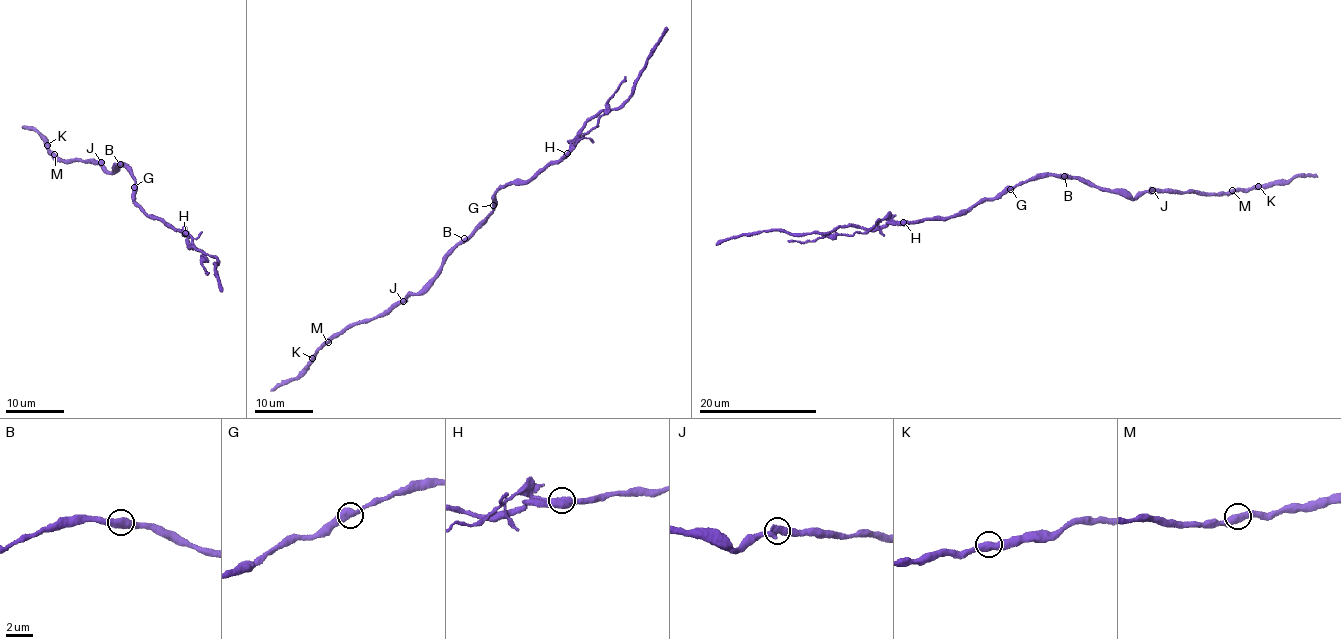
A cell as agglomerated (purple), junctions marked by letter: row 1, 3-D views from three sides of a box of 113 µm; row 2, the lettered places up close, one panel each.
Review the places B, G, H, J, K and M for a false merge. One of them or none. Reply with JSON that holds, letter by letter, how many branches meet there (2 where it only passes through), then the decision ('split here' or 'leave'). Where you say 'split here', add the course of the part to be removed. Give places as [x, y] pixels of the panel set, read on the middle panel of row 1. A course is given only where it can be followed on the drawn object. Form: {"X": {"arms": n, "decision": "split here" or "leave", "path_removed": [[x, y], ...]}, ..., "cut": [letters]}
{"B": {"arms": 2, "decision": "leave"}, "G": {"arms": 2, "decision": "leave"}, "H": {"arms": 2, "decision": "split here", "path_removed": [[567, 153], [569, 145], [597, 126], [598, 118], [606, 111], [606, 102], [625, 76]]}, "J": {"arms": 2, "decision": "leave"}, "K": {"arms": 2, "decision": "leave"}, "M": {"arms": 2, "decision": "leave"}, "cut": ["H"]}

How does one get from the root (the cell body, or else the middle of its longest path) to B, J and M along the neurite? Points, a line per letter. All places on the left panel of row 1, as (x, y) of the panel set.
B: (134, 181), (126, 167), (120, 164)
J: (134, 181), (120, 162), (116, 167), (119, 168), (115, 165), (111, 172), (104, 170), (101, 162)
M: (134, 181), (120, 162), (119, 168), (115, 165), (111, 172), (103, 171), (90, 159), (66, 162), (54, 154)

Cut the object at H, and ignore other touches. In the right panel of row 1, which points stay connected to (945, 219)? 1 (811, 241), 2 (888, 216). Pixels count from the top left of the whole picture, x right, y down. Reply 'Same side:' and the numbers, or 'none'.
Same side: none

